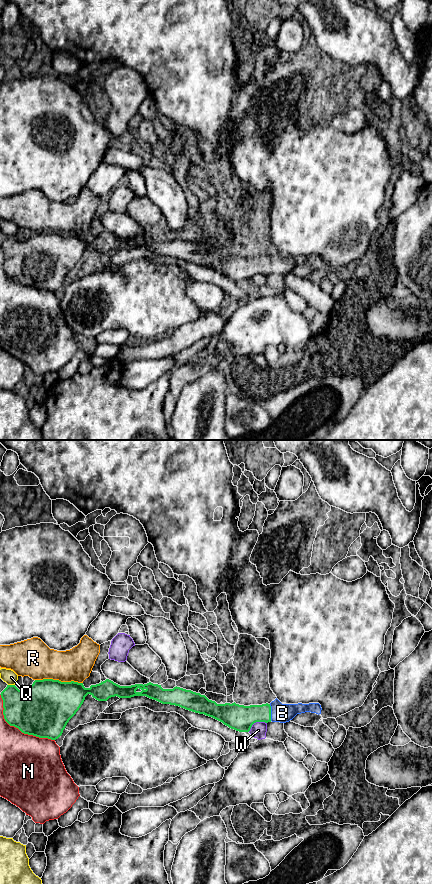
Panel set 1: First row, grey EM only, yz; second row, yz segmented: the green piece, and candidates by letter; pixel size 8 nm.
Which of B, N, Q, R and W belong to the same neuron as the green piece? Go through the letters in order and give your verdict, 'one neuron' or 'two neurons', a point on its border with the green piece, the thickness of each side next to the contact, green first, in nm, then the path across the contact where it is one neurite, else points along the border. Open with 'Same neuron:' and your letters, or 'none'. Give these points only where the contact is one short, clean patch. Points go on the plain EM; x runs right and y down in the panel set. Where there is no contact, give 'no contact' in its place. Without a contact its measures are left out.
Same neuron: B
B: one neuron | yz (270, 264) | 200/150 nm
N: two neurons | yz (17, 279) | 440/380 nm
Q: two neurons | yz (11, 237) | 360/110 nm
R: two neurons | yz (58, 232) | 440/300 nm | along yz (35, 231), (58, 231), (82, 235)
W: two neurons | yz (256, 273) | 200/130 nm

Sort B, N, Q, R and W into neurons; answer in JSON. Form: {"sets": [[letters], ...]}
{"sets": [["B"], ["N"], ["Q"], ["R"], ["W"]]}

